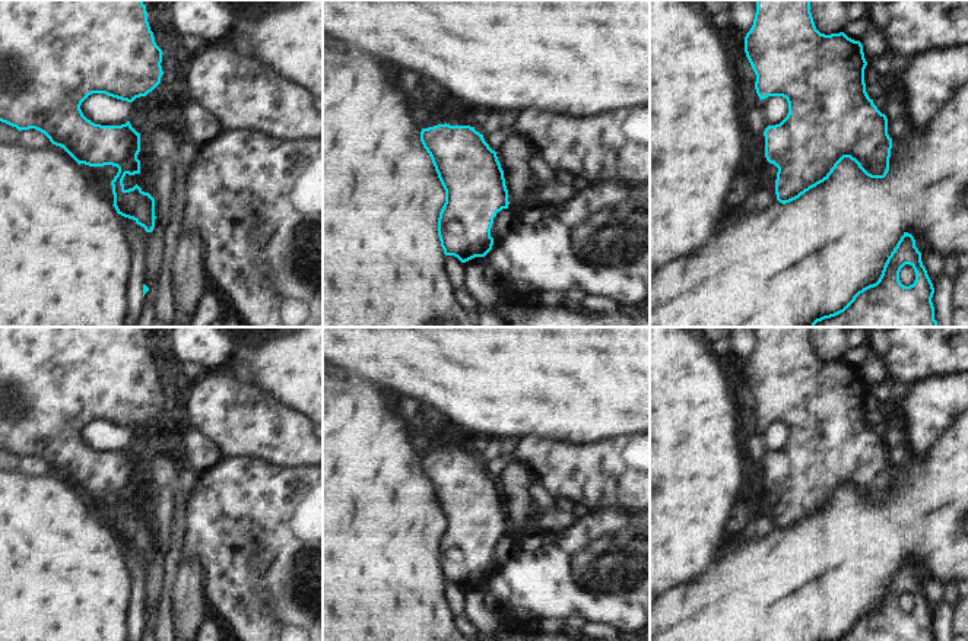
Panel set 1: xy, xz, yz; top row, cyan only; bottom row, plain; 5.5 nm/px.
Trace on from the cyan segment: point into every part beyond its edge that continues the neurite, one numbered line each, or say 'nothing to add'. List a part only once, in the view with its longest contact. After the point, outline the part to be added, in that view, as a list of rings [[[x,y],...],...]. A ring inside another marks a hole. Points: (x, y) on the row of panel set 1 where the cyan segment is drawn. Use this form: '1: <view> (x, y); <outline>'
nothing to add

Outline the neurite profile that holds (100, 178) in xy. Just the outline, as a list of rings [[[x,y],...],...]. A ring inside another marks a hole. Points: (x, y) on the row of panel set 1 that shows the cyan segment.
[[[80,164],[80,172],[86,183],[96,191],[101,199],[108,200],[114,204],[114,194],[111,181],[118,172],[117,166],[104,165],[104,166],[89,166]]]

